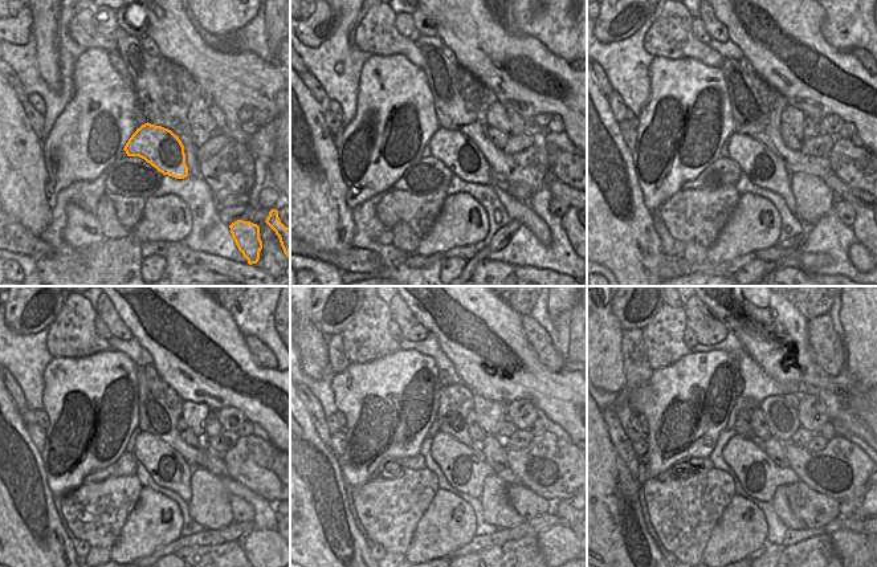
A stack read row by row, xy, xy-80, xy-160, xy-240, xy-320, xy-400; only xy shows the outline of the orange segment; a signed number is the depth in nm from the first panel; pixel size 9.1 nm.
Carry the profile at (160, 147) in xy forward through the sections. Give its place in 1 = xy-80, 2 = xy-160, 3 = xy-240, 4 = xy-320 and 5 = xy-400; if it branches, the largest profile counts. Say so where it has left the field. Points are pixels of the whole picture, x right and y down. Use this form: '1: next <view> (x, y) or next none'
1: next xy-80 (459, 153)
2: next xy-160 (763, 168)
3: next xy-240 (167, 468)
4: next xy-320 (464, 468)
5: next xy-400 (759, 477)

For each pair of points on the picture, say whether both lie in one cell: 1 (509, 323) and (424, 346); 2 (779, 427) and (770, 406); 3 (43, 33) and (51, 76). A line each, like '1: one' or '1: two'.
1: two
2: one
3: one

